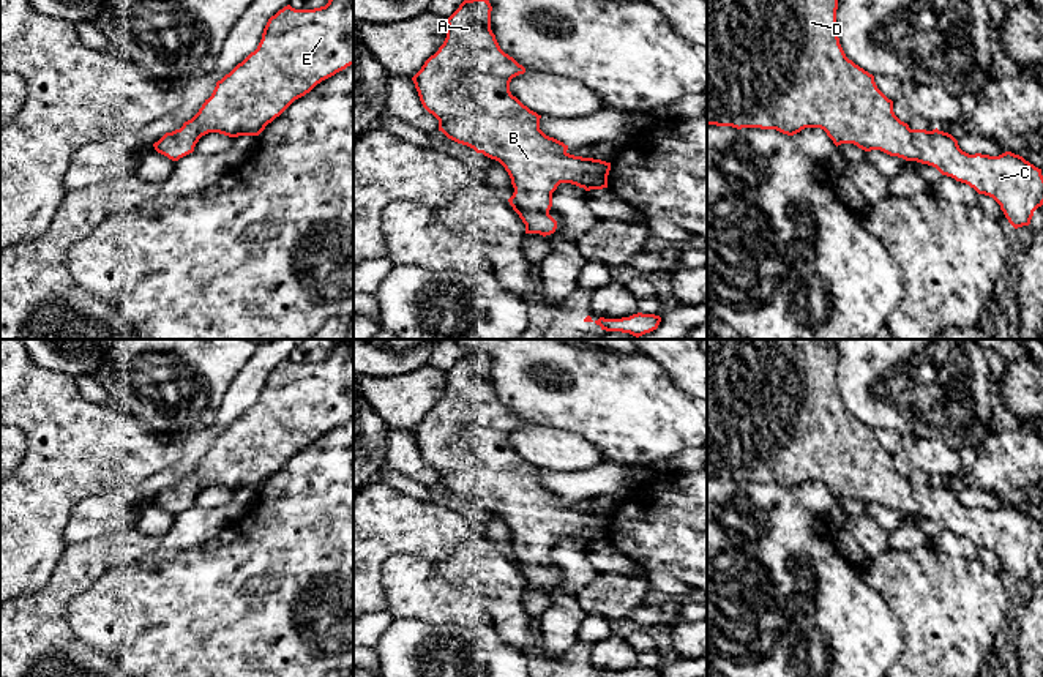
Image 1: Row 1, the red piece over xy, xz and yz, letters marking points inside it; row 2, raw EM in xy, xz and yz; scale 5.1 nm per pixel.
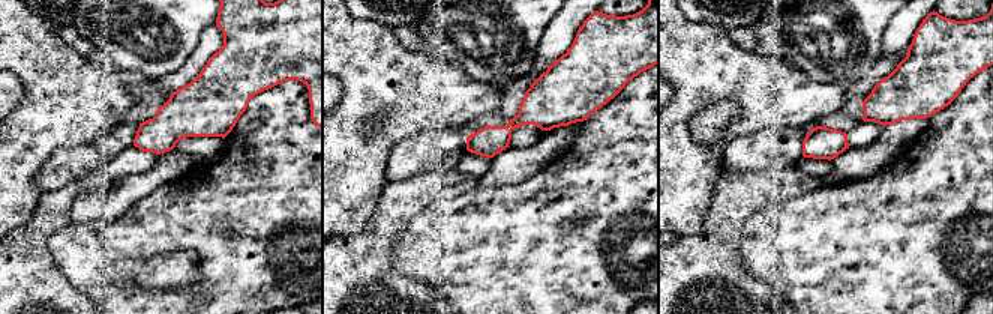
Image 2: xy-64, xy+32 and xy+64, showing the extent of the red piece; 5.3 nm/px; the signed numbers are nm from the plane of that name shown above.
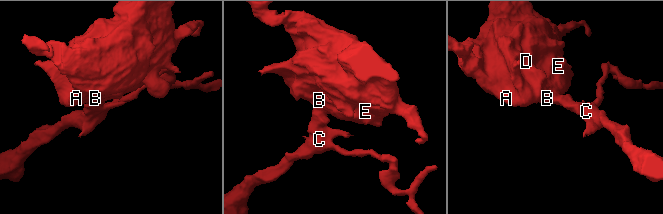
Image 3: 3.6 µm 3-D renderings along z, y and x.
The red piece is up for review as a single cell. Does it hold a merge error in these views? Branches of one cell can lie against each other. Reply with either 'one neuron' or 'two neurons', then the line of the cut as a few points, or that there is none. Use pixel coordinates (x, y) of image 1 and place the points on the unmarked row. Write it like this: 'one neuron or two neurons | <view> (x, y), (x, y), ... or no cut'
one neuron | no cut

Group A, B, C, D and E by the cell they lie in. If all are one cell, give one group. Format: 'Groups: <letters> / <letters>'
Groups: A B C D E

